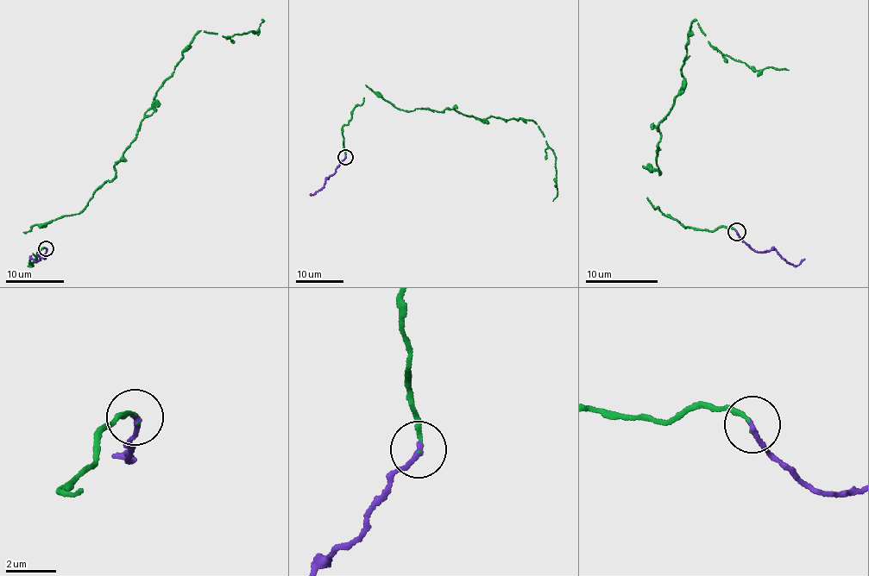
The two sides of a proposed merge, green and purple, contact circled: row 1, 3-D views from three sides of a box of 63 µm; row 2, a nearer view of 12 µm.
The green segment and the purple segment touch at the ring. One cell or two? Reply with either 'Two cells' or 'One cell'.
One cell

